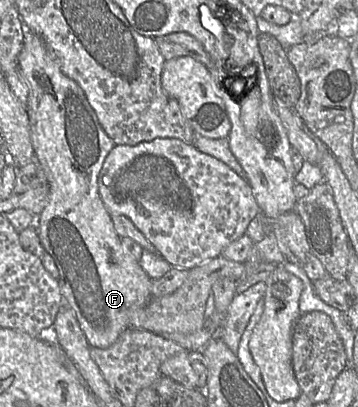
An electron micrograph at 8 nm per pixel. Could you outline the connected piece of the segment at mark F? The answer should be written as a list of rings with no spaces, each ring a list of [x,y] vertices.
[[[31,31],[25,34],[18,66],[29,89],[26,107],[35,160],[43,169],[50,187],[48,204],[36,217],[33,226],[37,229],[43,249],[58,268],[58,284],[62,297],[73,310],[89,345],[105,349],[129,329],[132,315],[152,299],[151,279],[122,247],[121,238],[116,233],[111,215],[99,194],[100,171],[116,144],[102,128],[81,87],[63,74],[55,54]]]

